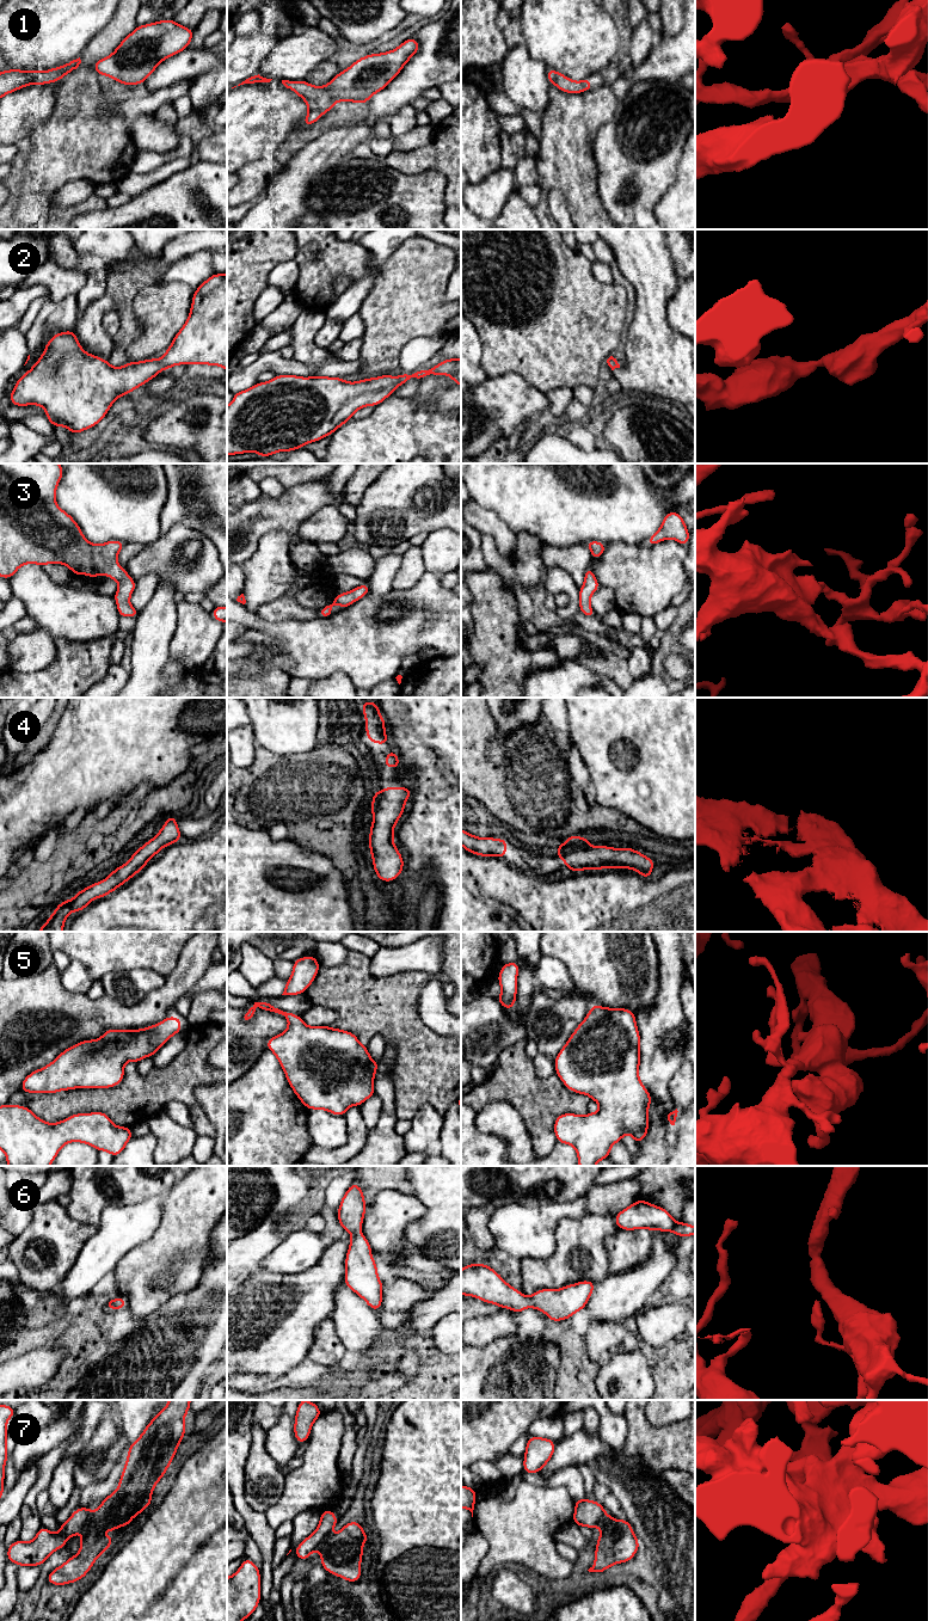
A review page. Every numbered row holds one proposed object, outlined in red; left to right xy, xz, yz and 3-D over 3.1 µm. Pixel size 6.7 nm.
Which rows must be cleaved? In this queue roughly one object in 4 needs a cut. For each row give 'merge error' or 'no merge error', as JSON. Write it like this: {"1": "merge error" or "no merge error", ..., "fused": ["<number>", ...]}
{"1": "no merge error", "2": "no merge error", "3": "no merge error", "4": "no merge error", "5": "no merge error", "6": "no merge error", "7": "no merge error", "fused": []}

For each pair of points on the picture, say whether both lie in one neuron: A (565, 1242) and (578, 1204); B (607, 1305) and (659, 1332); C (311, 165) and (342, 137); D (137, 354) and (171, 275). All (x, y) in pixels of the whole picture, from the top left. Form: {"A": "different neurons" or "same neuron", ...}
{"A": "different neurons", "B": "different neurons", "C": "same neuron", "D": "different neurons"}

